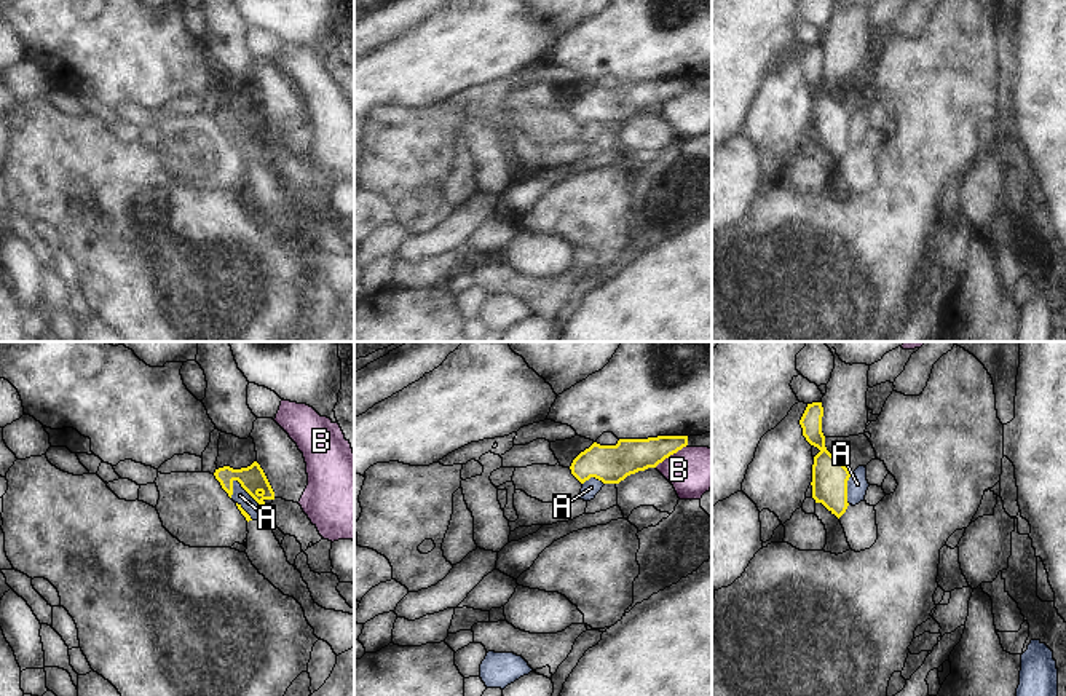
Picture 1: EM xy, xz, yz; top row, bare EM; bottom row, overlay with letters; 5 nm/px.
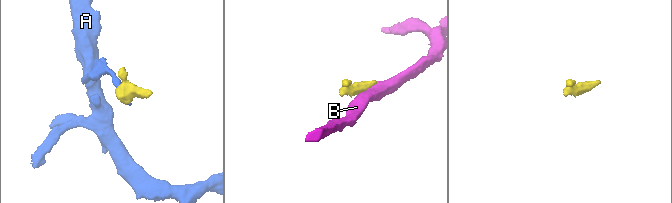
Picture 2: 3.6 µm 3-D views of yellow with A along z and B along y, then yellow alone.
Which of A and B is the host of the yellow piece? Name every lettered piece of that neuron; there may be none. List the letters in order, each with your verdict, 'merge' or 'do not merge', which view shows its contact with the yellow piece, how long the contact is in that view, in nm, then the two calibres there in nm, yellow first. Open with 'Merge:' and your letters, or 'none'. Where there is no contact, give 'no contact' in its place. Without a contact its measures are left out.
Merge: none
A: do not merge | xy | 200 nm | 140/80 nm
B: do not merge | xz | 200 nm | 180/240 nm

